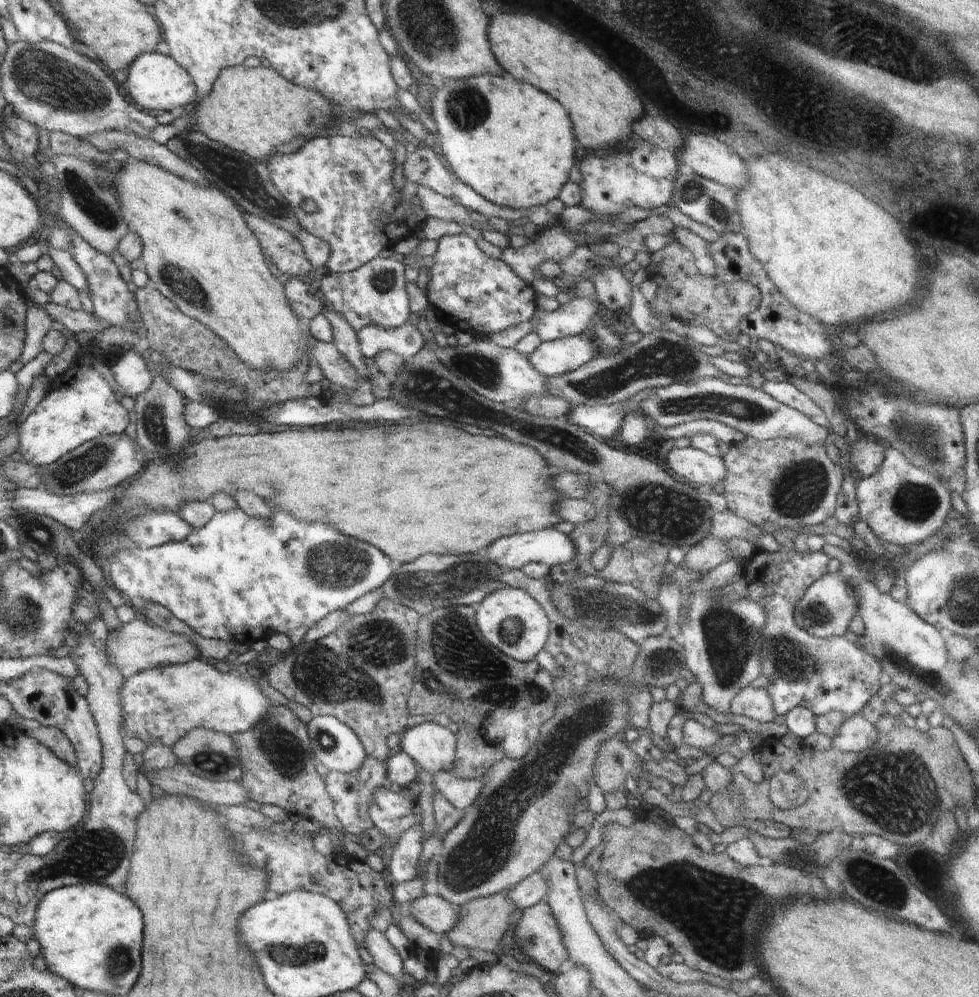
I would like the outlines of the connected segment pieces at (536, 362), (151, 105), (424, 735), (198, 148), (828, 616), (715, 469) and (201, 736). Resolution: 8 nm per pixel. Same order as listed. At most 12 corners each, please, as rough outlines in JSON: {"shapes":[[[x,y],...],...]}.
{"shapes":[[[588,338],[542,342],[530,362],[555,377],[589,364],[600,349]],[[144,53],[123,87],[154,115],[189,109],[190,73],[170,55]],[[434,722],[407,728],[399,749],[420,771],[452,769],[459,738]],[[203,132],[165,147],[243,212],[293,237],[300,224],[259,161]],[[827,572],[794,607],[800,628],[842,637],[860,612],[852,577]],[[674,446],[668,468],[689,484],[716,486],[726,466],[690,446]],[[205,728],[173,746],[180,765],[214,782],[242,774],[232,735]]]}

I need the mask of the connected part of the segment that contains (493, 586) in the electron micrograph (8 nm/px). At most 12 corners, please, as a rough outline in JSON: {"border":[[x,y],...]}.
{"border":[[485,549],[396,565],[383,598],[428,614],[506,587]]}

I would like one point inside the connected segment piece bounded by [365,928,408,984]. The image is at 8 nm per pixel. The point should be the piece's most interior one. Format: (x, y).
(385, 956)

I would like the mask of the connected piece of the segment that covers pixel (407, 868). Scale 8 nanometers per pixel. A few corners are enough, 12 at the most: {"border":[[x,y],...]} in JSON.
{"border":[[406,830],[391,849],[388,878],[417,878],[424,832]]}

